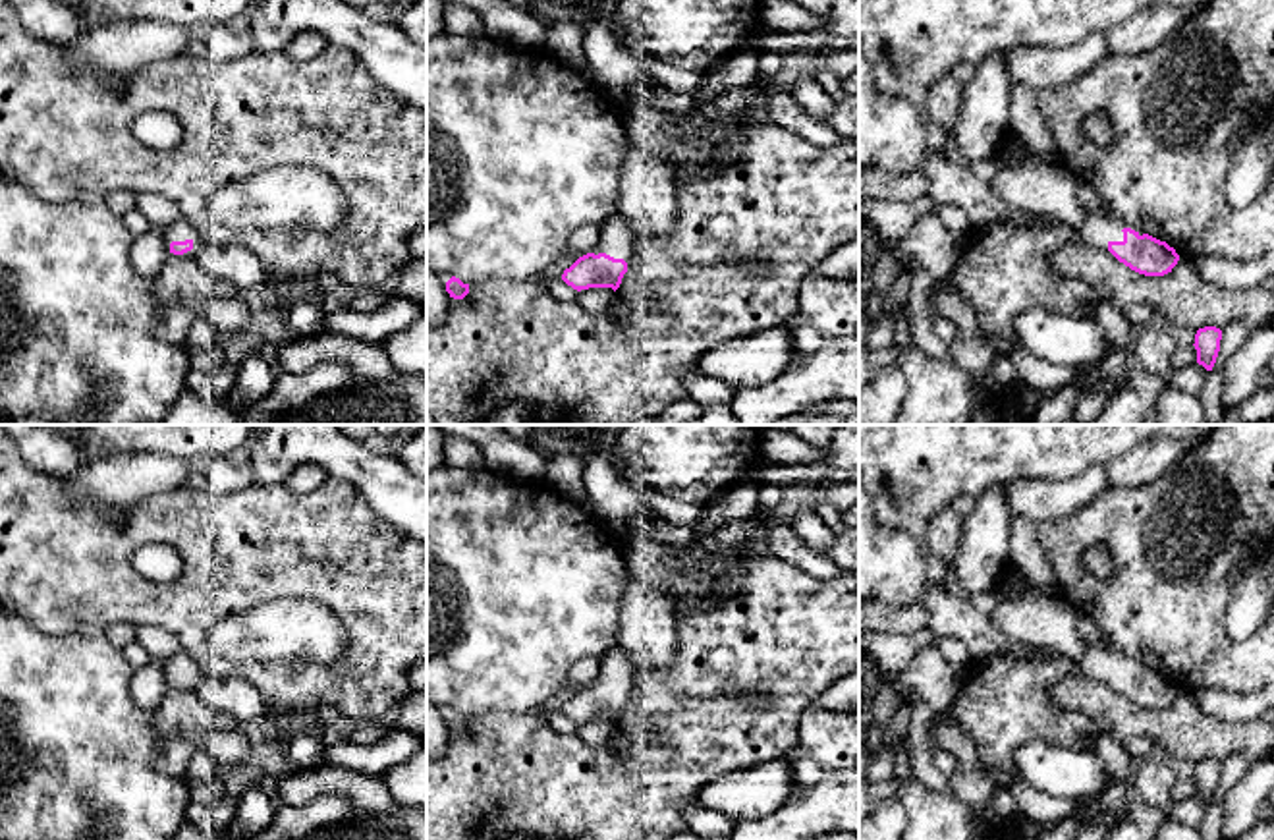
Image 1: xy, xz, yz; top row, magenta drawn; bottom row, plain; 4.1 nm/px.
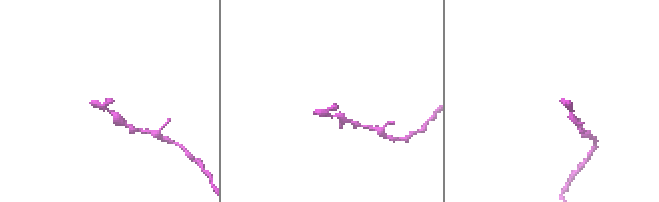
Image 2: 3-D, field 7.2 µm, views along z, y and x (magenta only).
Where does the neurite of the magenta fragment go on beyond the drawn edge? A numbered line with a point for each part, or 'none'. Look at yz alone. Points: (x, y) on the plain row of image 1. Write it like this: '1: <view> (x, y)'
1: yz (1097, 663)

